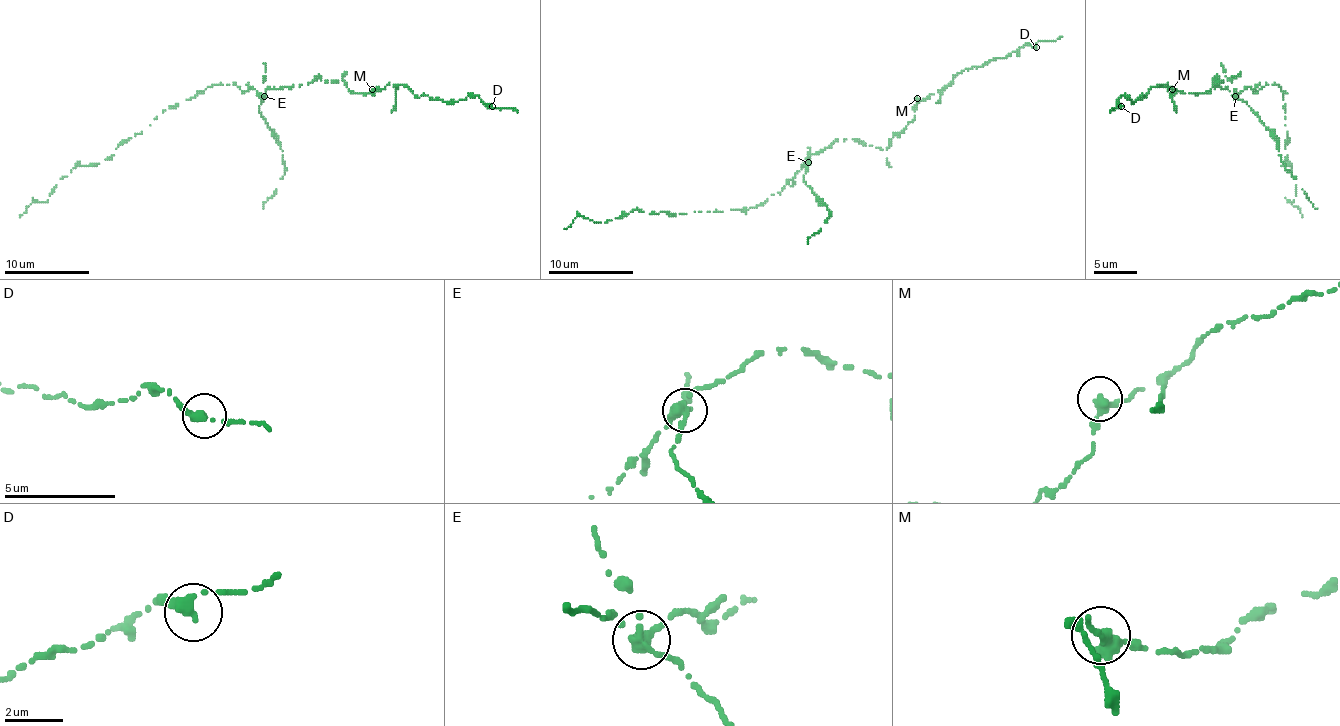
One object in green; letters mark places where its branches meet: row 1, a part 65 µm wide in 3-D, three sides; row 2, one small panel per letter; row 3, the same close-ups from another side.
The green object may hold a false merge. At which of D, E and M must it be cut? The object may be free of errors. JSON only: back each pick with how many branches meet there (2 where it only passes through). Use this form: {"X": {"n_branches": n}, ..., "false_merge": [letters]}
{"E": {"n_branches": 2}, "false_merge": ["E"]}

